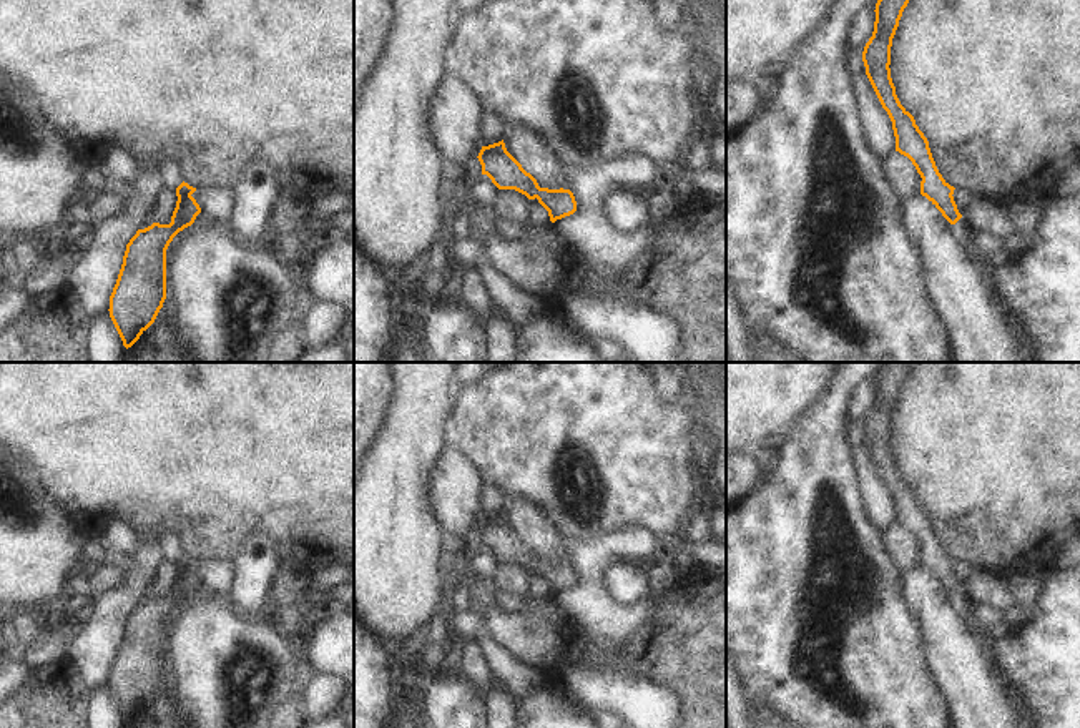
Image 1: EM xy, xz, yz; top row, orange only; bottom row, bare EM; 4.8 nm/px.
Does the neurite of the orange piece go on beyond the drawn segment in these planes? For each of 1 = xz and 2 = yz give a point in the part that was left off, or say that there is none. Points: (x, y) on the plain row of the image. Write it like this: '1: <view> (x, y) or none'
1: none
2: none

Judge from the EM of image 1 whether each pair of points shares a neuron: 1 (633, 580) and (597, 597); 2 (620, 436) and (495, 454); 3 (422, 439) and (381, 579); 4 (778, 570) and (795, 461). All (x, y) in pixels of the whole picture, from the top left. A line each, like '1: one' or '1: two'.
1: two
2: one
3: one
4: one

